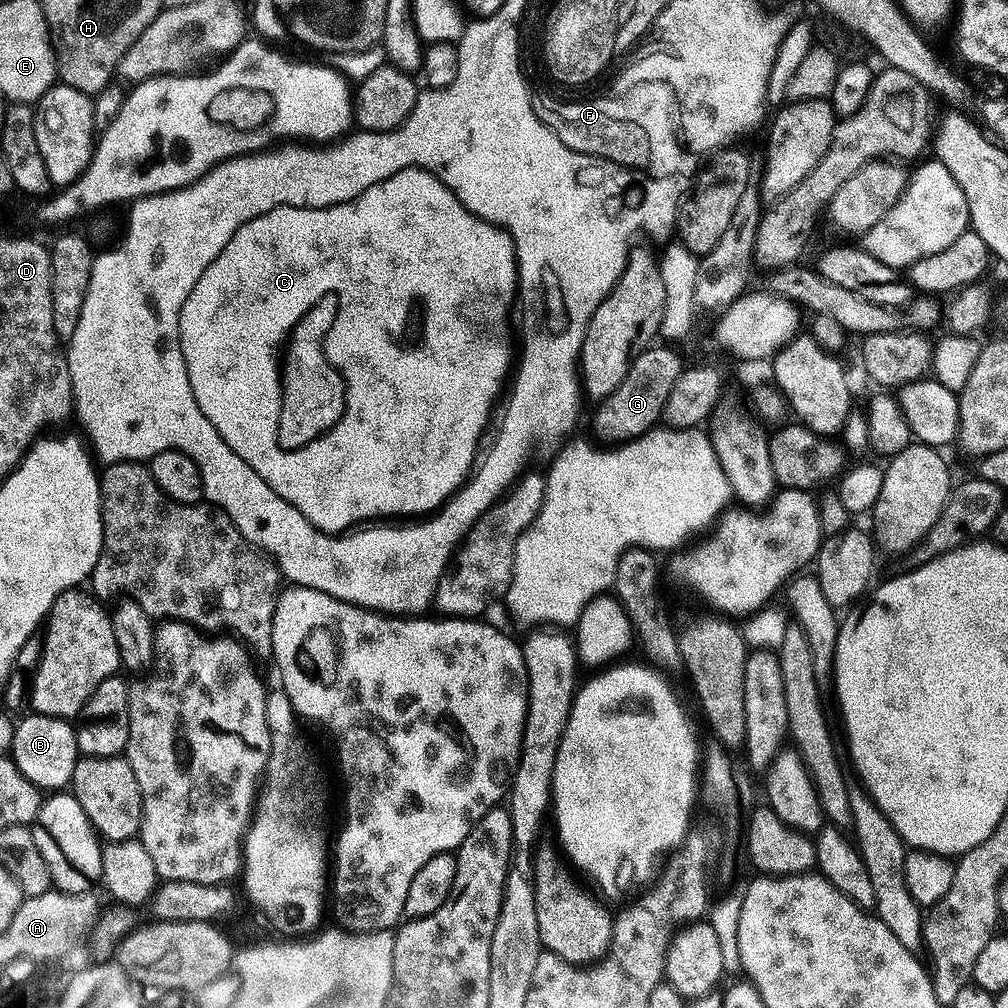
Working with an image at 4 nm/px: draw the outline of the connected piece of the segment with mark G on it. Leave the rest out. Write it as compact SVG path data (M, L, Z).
M649 346L633 360L628 367L626 378L614 394L610 394L599 405L596 412L596 432L603 443L608 446L627 444L639 436L653 431L664 420L666 402L670 402L670 393L674 390L674 382L682 378L686 361L675 352L675 347L656 348Z

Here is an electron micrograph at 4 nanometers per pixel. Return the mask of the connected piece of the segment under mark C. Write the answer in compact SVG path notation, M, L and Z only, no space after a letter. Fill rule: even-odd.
M373 190L345 204L336 204L333 208L275 208L270 210L270 214L262 214L262 218L254 218L240 227L226 250L222 250L222 254L218 254L216 261L204 271L202 278L198 278L190 298L186 298L186 306L182 306L180 311L180 345L186 370L190 374L190 390L198 402L198 410L210 418L214 430L222 434L226 446L230 446L230 450L234 450L234 454L238 454L238 458L242 458L242 462L246 462L246 466L250 466L250 470L254 470L254 474L258 474L258 478L262 478L262 482L266 482L266 486L278 494L278 498L286 498L294 510L302 510L302 514L306 514L317 530L329 534L347 533L365 522L379 521L376 520L379 516L420 518L443 508L473 475L477 463L476 451L488 428L492 407L500 391L503 388L505 391L514 368L514 352L512 356L512 344L508 341L508 319L513 315L514 308L500 308L500 276L492 272L492 264L504 264L504 276L512 276L512 264L516 261L516 248L512 239L495 225L478 219L453 192L384 191L388 190ZM329 289L342 293L343 303L324 349L328 361L337 368L348 386L348 408L326 435L319 436L305 448L283 448L280 445L280 419L284 401L282 353L300 319L323 296L328 295ZM412 300L424 300L424 320L428 320L428 324L424 324L424 344L420 344L416 352L400 348L400 332L404 332L404 320L408 320L408 308L412 308Z

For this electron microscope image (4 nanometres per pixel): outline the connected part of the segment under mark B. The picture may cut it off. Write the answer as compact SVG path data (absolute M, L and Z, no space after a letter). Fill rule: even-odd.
M28 716L17 725L15 738L12 740L10 754L17 768L43 791L58 792L69 787L78 761L82 758L78 750L76 728L53 716ZM64 786L65 788L62 788Z

